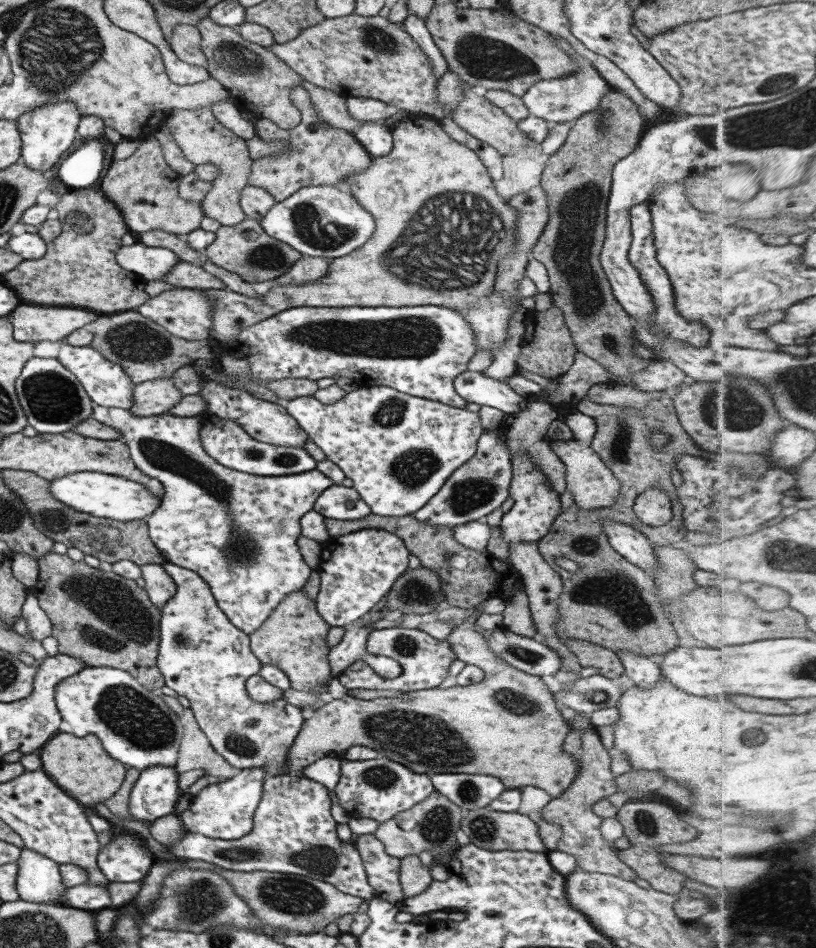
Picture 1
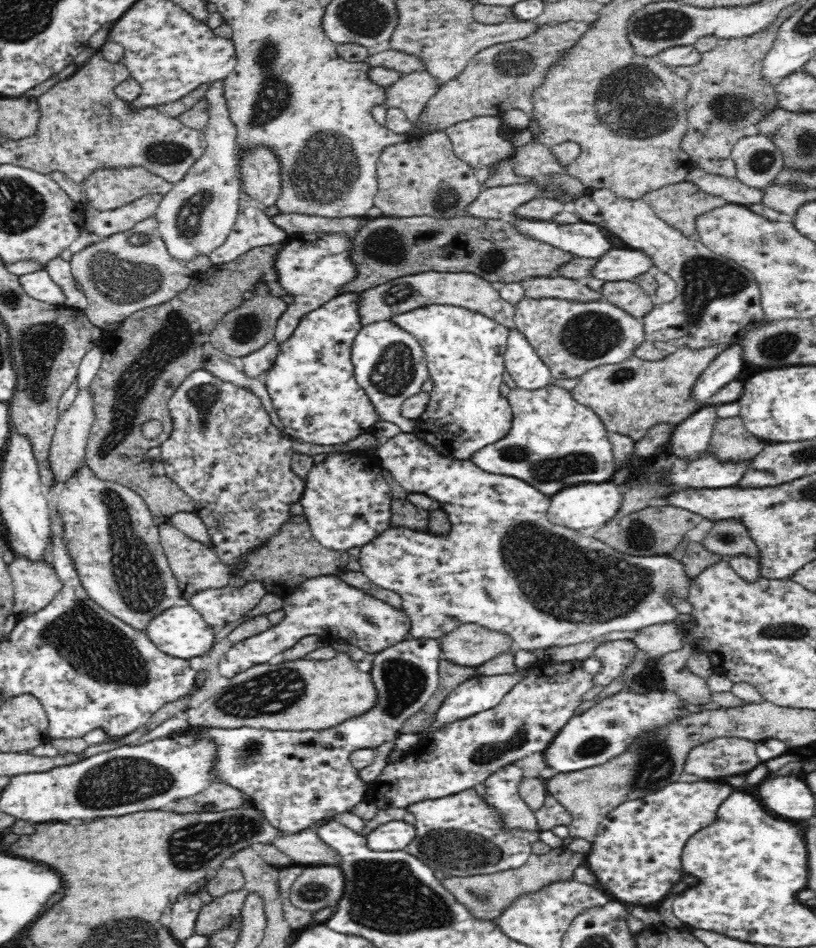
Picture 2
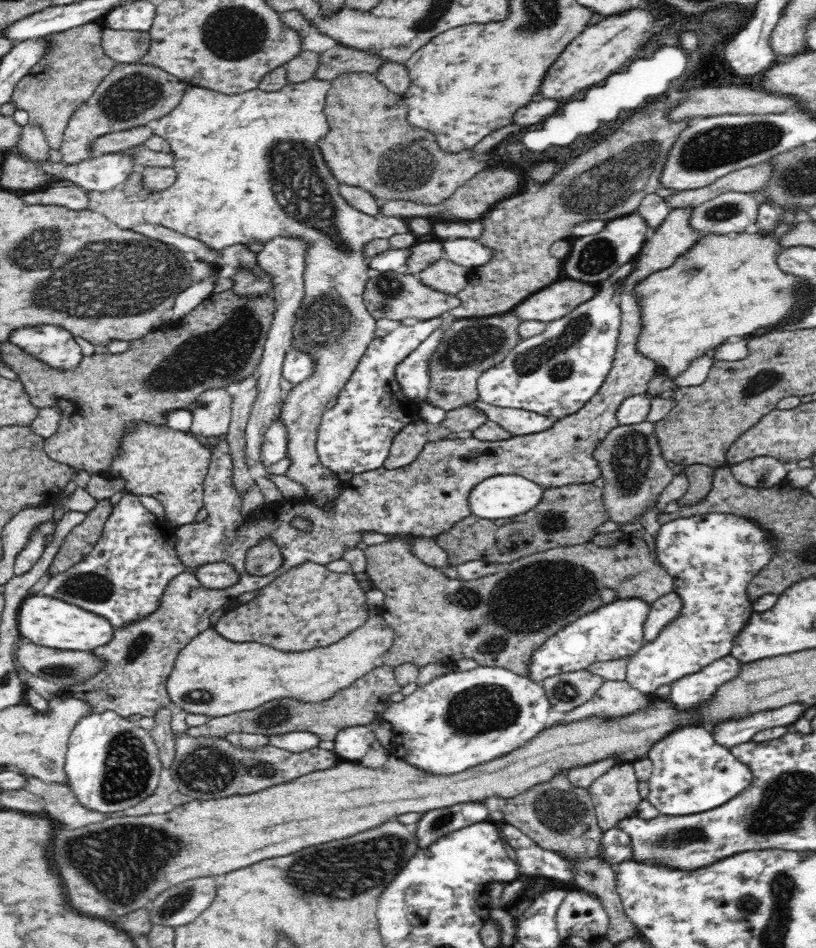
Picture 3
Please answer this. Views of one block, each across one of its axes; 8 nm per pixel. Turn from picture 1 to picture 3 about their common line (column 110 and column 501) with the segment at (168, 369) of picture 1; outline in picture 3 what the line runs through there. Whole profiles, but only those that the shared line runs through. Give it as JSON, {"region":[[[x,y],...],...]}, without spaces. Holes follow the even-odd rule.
{"region":[[[517,314],[486,315],[456,319],[444,342],[429,360],[430,390],[425,403],[445,411],[479,401],[478,381],[482,373],[502,362],[524,337],[518,333],[523,319]]]}

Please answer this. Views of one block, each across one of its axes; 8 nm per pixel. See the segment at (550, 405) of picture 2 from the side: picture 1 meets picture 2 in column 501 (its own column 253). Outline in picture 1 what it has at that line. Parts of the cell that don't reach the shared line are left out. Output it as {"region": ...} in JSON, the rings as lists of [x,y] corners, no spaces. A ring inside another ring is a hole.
{"region":[[[200,414],[200,421],[199,438],[201,448],[217,464],[221,464],[225,468],[236,470],[239,473],[254,474],[258,477],[297,474],[315,469],[316,461],[304,449],[257,442],[247,432],[243,432],[239,424],[229,420],[221,420],[213,414]]]}

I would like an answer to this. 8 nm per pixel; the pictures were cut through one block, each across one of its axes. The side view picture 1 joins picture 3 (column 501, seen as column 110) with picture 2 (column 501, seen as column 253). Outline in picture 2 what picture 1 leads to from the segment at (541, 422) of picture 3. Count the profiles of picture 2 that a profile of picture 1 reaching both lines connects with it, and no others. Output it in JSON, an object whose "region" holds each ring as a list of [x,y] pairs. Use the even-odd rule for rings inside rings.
{"region":[[[402,431],[400,434],[392,438],[381,441],[379,446],[374,450],[375,454],[380,458],[383,467],[390,472],[395,480],[408,493],[425,494],[430,498],[436,499],[442,510],[448,513],[452,529],[446,536],[432,534],[428,531],[416,531],[408,528],[388,528],[384,534],[380,534],[379,538],[370,545],[360,549],[358,560],[363,572],[372,583],[380,588],[392,590],[399,594],[403,600],[402,610],[410,619],[410,630],[405,636],[406,640],[420,640],[420,638],[440,639],[446,634],[450,634],[460,625],[470,623],[480,624],[486,628],[504,631],[510,633],[514,637],[516,646],[520,649],[534,652],[534,650],[548,650],[550,648],[560,648],[560,646],[572,646],[572,644],[580,644],[580,642],[588,642],[607,632],[616,632],[616,630],[642,630],[648,626],[656,626],[656,624],[672,624],[678,616],[680,609],[678,605],[672,601],[683,600],[688,601],[688,590],[693,584],[693,578],[687,574],[684,563],[672,557],[671,553],[666,555],[646,555],[634,556],[624,554],[607,546],[604,542],[597,540],[594,536],[583,536],[579,531],[555,525],[549,521],[547,517],[548,508],[550,508],[550,497],[538,492],[536,488],[530,486],[530,483],[524,482],[520,478],[514,478],[510,475],[490,474],[485,470],[478,468],[469,458],[458,459],[443,455],[436,451],[436,447],[418,437],[416,433],[407,433]]]}

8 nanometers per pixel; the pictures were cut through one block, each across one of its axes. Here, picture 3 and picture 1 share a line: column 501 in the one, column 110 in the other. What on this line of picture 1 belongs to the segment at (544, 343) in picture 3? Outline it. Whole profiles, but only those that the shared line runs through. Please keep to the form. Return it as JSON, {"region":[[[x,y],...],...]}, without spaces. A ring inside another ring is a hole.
{"region":[[[61,341],[59,342],[56,359],[73,374],[94,405],[105,408],[121,408],[123,410],[128,410],[131,407],[134,385],[129,382],[127,374],[121,370],[119,364],[113,364],[113,362],[105,360],[90,345],[69,346],[69,344]]]}

